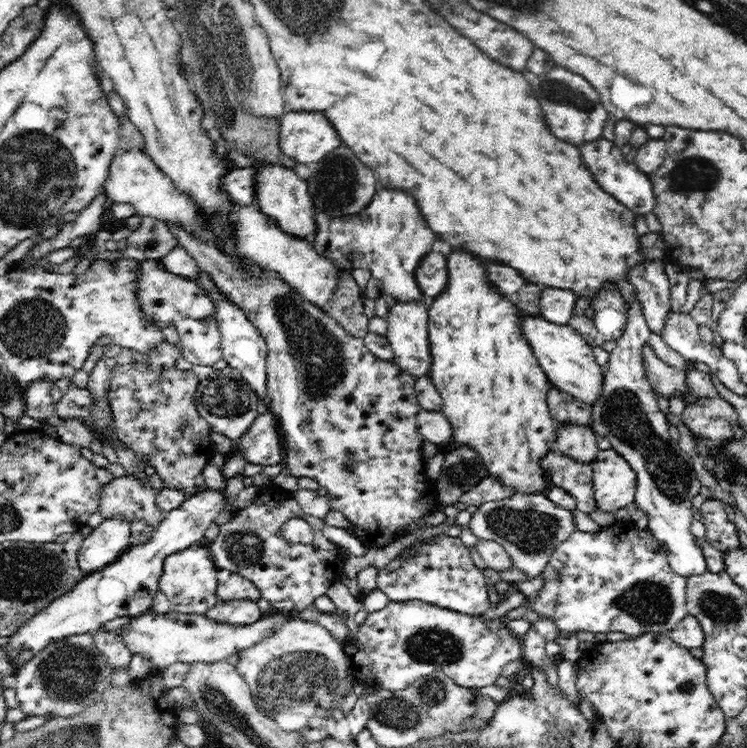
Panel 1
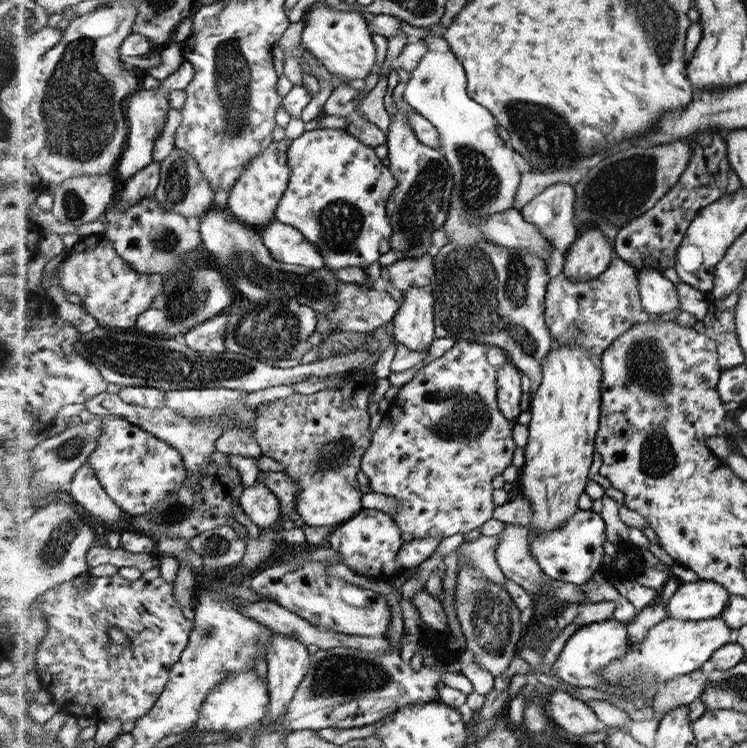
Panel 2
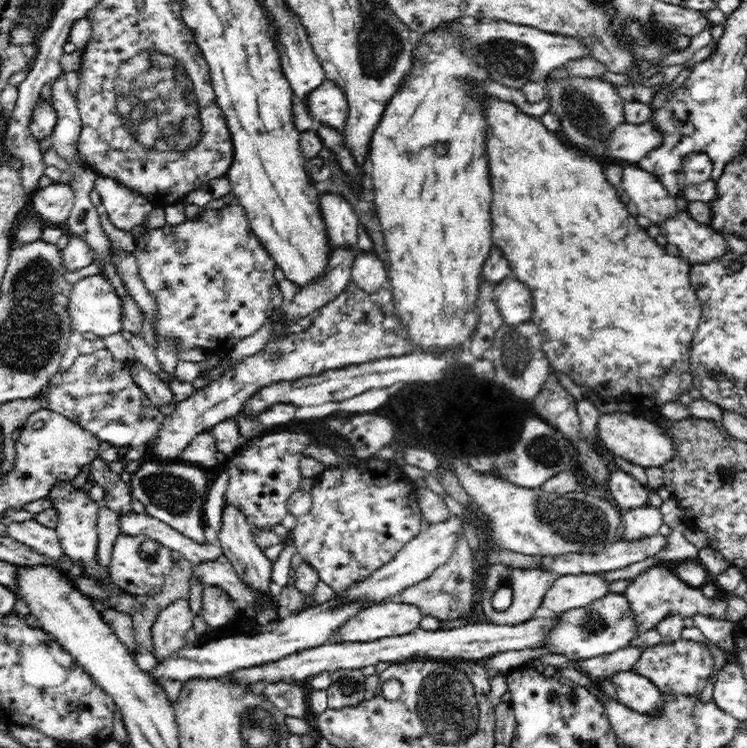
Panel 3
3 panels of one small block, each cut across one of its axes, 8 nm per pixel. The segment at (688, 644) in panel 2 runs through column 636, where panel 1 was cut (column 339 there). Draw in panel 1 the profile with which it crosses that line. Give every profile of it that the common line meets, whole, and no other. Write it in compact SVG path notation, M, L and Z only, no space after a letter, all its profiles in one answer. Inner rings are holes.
M290 618L276 630L268 632L260 642L242 650L235 665L246 684L249 684L252 698L259 708L274 719L285 731L298 731L302 727L322 727L325 720L336 714L336 708L344 706L341 702L347 674L347 645L338 642L328 629L314 621Z

